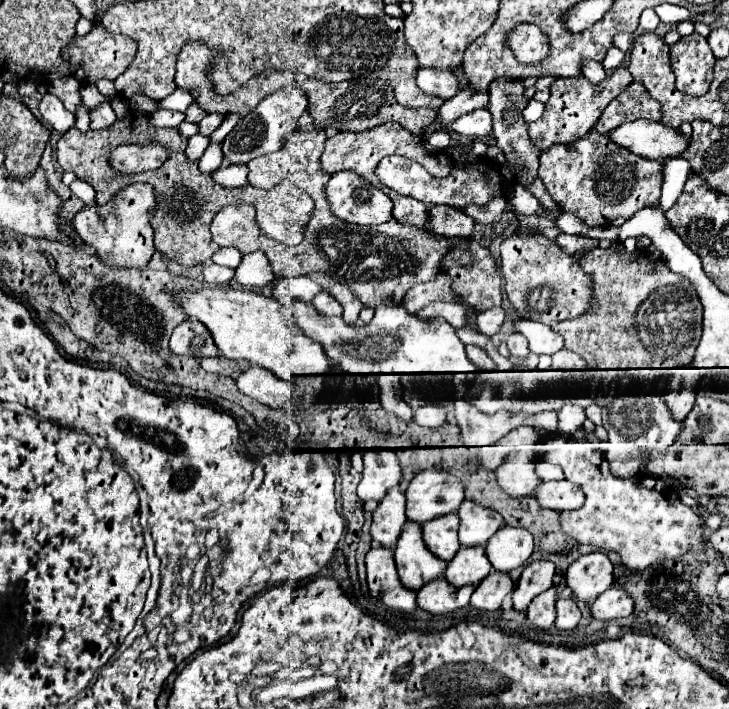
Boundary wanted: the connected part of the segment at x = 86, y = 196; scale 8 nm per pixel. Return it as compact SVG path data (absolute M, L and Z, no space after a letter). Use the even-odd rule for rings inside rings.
M74 180L74 182L70 184L70 190L72 190L82 202L86 202L86 204L92 204L92 202L94 202L94 188L92 188L88 182L84 182L84 180Z

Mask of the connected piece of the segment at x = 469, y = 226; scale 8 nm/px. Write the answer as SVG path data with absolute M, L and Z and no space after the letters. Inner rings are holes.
M432 206L430 210L430 230L446 238L470 238L474 232L474 220L462 210L452 206Z

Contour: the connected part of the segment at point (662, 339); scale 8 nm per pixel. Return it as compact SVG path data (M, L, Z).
M614 242L610 248L602 250L602 248L594 248L590 252L586 252L586 256L580 258L580 266L584 268L586 274L592 276L594 280L594 300L592 300L592 306L588 312L584 312L582 316L574 318L574 320L566 320L566 322L560 322L554 330L564 338L564 348L580 354L586 362L588 362L588 368L680 368L680 366L688 366L694 358L694 352L696 352L696 346L700 342L700 336L702 336L702 304L698 300L698 294L696 290L692 288L692 284L688 280L684 280L684 276L680 274L674 274L668 270L668 266L664 264L664 260L658 260L658 262L650 262L648 260L648 254L646 250L636 250L636 252L626 252L626 248L620 244L620 242Z

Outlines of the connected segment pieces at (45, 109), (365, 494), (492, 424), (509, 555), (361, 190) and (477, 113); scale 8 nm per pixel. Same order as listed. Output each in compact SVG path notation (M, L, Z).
M46 94L42 100L40 100L40 114L42 114L42 118L54 128L54 130L58 130L60 134L64 134L64 132L68 132L72 126L74 126L74 114L72 112L68 112L66 108L64 108L64 104L56 98L56 96L52 96L52 94Z
M366 450L362 454L364 470L358 484L358 496L362 502L376 500L380 502L384 494L400 484L402 472L394 450Z
M456 400L456 418L460 426L460 440L464 446L490 446L518 426L540 424L548 432L556 432L556 412L544 414L510 414L496 412L492 416L478 412L466 400Z
M504 526L492 540L486 544L486 554L490 564L500 572L510 572L514 568L520 568L528 562L530 554L534 550L532 534L524 528Z
M354 172L332 174L332 178L326 186L326 196L330 200L330 210L344 222L360 224L360 226L378 226L392 218L392 200L382 190L368 184L368 180L364 180L362 176L358 176Z
M474 110L468 116L460 116L460 120L448 124L444 128L446 132L456 132L462 136L472 136L472 138L484 138L492 134L492 120L490 112L486 110Z

